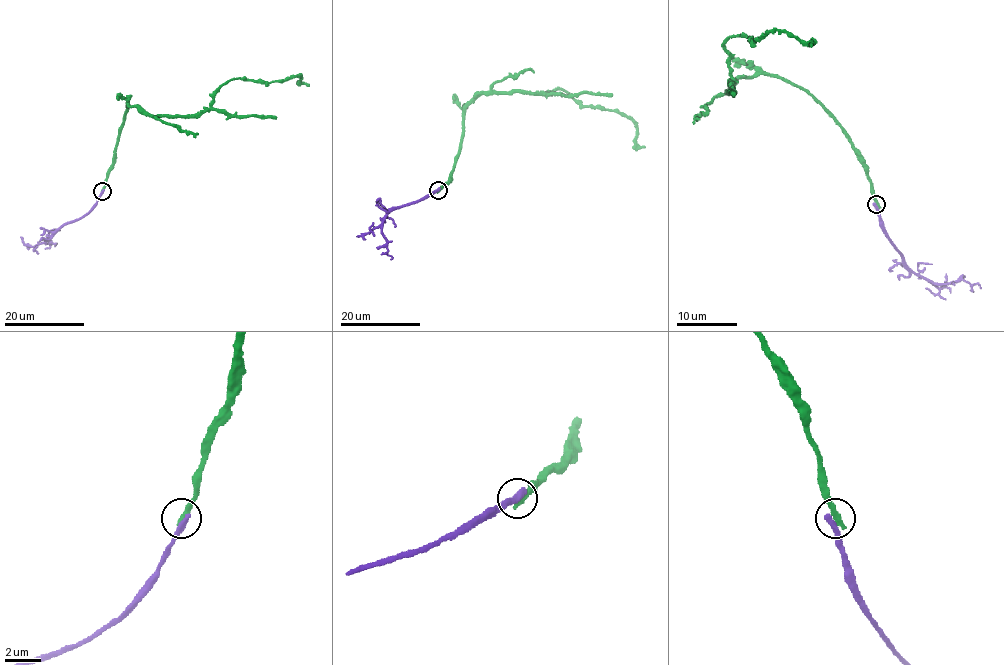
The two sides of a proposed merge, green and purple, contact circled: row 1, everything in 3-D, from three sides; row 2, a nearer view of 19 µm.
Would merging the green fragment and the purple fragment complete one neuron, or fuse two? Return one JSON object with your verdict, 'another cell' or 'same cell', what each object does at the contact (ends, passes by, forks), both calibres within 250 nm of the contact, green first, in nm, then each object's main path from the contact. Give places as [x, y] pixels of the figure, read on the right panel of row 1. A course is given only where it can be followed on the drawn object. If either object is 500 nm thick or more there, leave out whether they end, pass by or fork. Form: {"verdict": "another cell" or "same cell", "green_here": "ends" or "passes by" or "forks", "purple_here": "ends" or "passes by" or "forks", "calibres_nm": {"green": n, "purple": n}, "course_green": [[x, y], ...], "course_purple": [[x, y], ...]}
{"verdict": "another cell", "green_here": "ends", "purple_here": "ends", "calibres_nm": {"green": 360, "purple": 360}, "course_green": [[876, 204], [861, 154], [811, 95], [755, 74], [728, 92], [725, 41], [771, 30], [811, 47]], "course_purple": [[876, 205], [885, 236], [914, 273], [938, 284], [964, 279], [977, 284], [980, 288]]}

